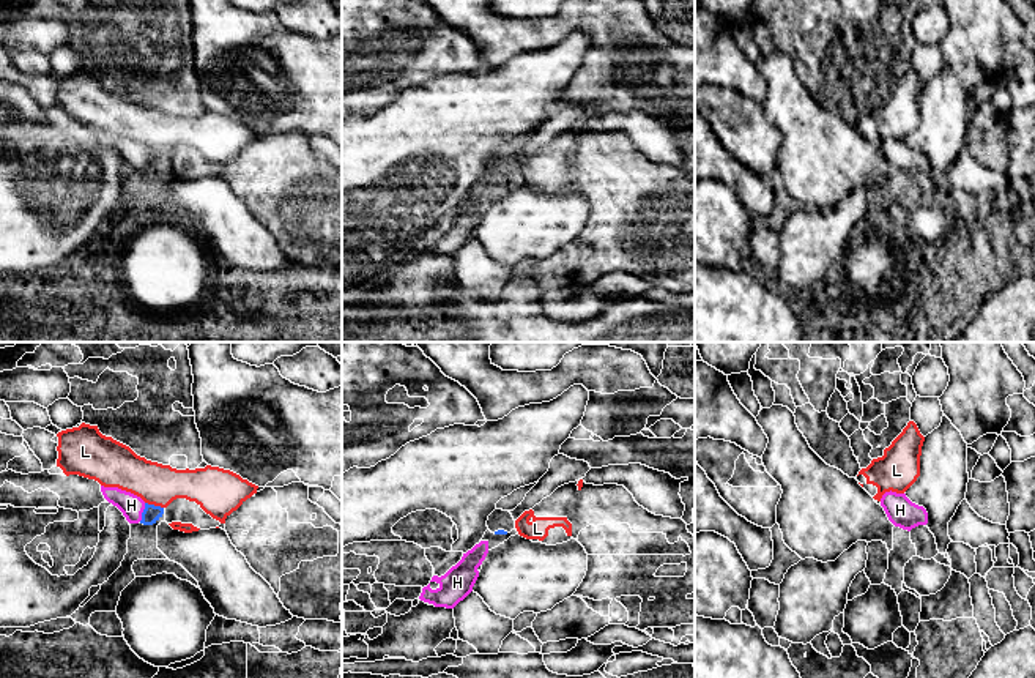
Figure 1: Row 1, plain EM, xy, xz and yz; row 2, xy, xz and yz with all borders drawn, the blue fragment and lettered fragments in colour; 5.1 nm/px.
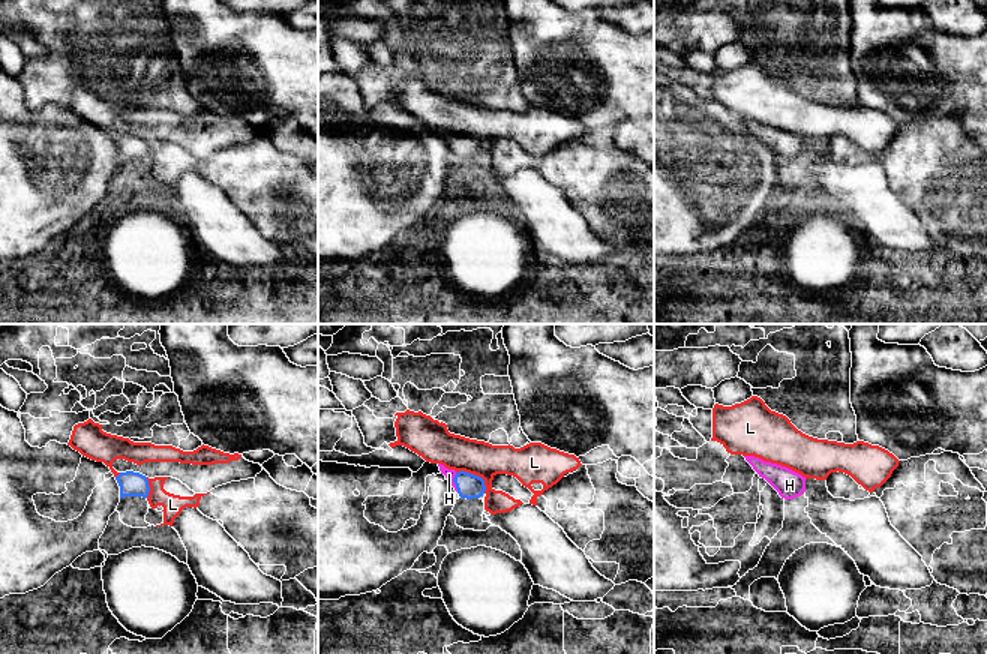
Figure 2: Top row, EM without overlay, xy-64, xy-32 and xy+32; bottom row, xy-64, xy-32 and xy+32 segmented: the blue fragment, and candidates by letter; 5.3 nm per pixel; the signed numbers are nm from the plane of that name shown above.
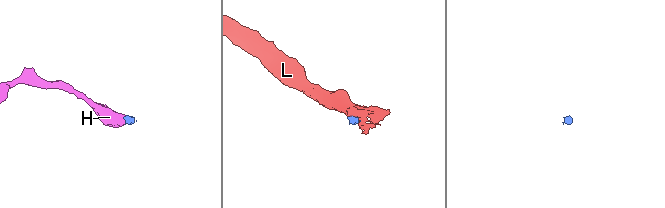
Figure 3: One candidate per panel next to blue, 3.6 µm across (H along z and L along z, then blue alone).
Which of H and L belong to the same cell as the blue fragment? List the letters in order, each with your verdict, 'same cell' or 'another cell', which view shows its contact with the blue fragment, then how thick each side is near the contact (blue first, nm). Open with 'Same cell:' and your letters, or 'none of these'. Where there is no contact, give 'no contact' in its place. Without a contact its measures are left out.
Same cell: H
H: same cell; meets blue in xy; 90 nm thick on the blue side, 120 nm on the other
L: another cell; meets blue in xy; 90 nm thick on the blue side, 220 nm on the other

